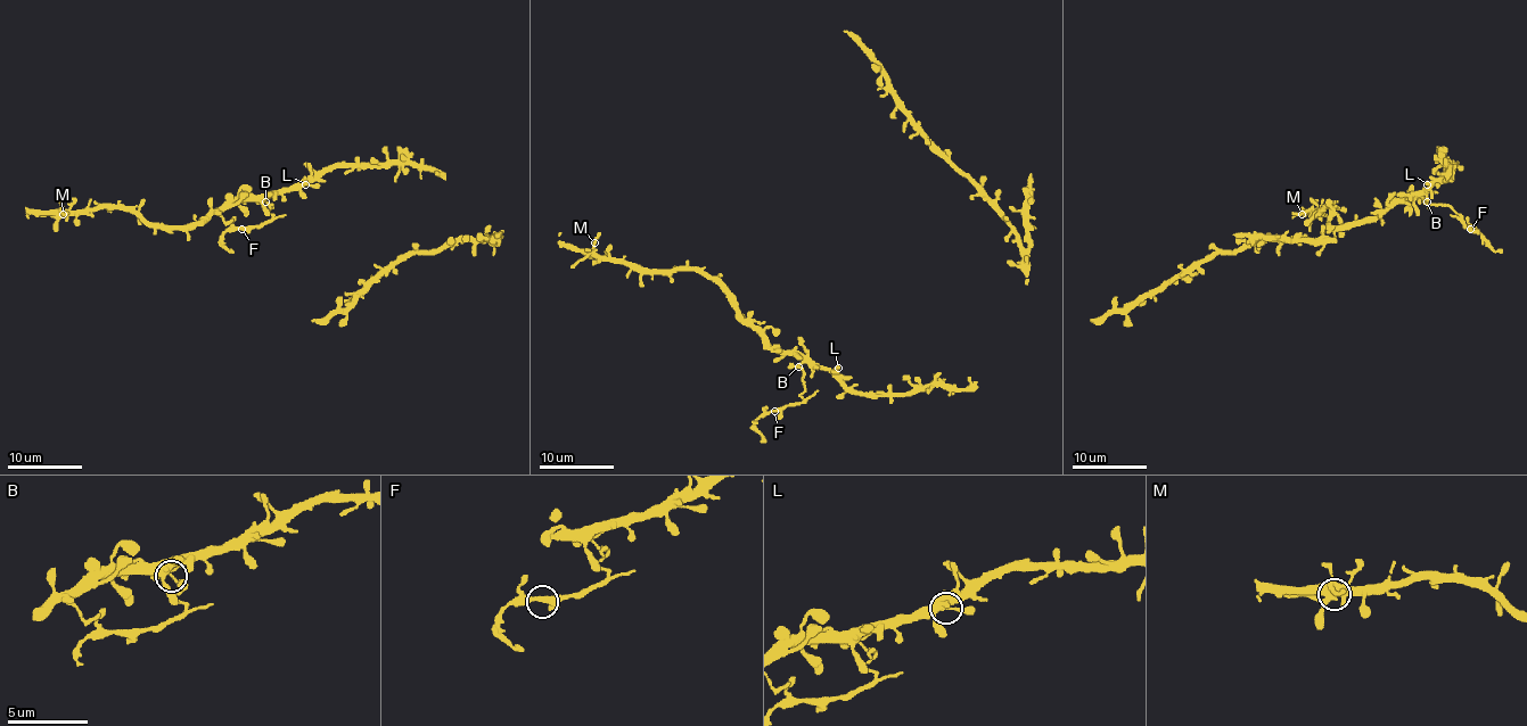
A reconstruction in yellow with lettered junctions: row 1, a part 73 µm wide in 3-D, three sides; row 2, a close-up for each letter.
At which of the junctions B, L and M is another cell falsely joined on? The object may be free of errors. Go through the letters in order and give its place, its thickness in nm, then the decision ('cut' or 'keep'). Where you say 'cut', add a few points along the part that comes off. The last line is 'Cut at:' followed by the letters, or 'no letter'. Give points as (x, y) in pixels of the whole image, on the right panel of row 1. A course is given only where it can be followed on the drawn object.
B: place (1427, 201); calibre 170 nm; cut; course (1427, 201), (1429, 205), (1447, 205), (1461, 216), (1464, 225), (1502, 252)
L: place (1427, 184); calibre 220 nm; keep
M: place (1302, 214); calibre 180 nm; keep
Cut at: B

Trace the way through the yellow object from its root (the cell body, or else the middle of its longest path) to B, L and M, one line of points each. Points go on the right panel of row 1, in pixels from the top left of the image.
B: (1447, 166), (1452, 164), (1453, 171), (1421, 194), (1427, 201)
L: (1447, 166), (1452, 164), (1453, 171), (1446, 179), (1433, 179), (1427, 184)
M: (1447, 166), (1453, 166), (1447, 176), (1421, 194), (1394, 199), (1371, 220), (1330, 225), (1328, 207), (1302, 214)

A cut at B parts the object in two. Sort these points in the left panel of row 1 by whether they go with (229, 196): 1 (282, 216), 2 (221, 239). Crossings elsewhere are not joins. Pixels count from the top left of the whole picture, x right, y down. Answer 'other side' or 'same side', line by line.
1: other side
2: other side

